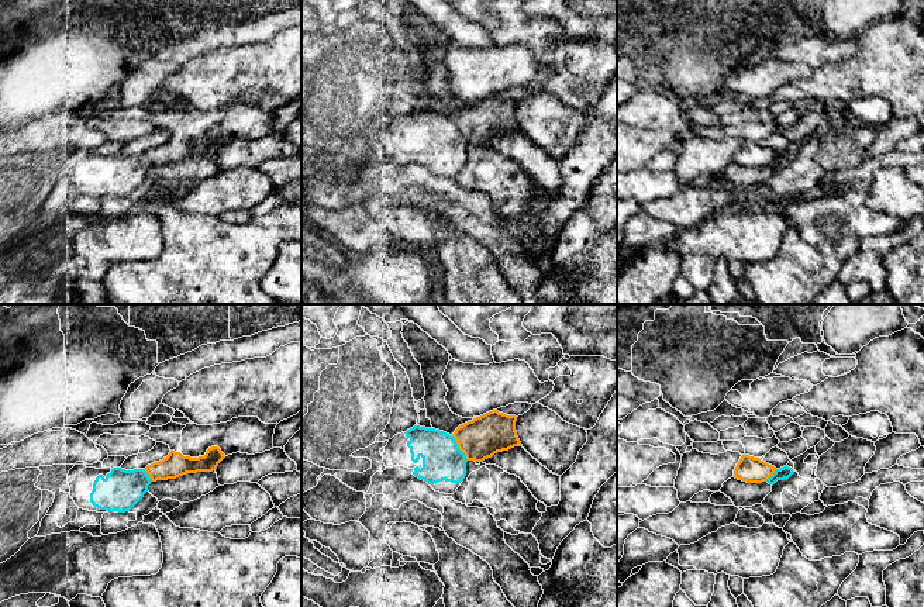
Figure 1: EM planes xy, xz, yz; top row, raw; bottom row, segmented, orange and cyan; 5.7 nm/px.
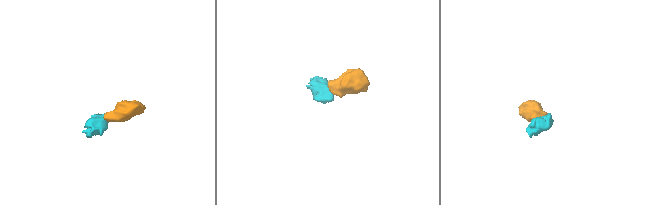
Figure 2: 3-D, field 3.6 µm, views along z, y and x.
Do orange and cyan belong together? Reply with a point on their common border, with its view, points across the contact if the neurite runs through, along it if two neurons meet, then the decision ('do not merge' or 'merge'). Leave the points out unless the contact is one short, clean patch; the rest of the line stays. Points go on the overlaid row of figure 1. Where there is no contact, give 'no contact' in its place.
xz (458, 447) | along xz (451, 435), (468, 459) | do not merge

